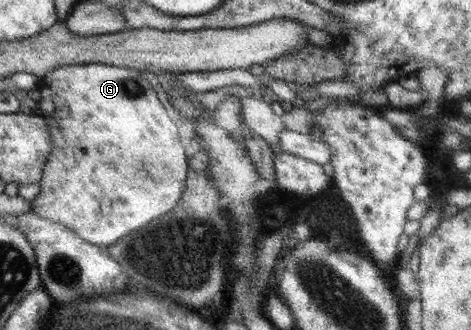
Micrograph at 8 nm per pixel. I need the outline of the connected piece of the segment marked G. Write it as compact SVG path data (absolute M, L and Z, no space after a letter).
M88 64L88 65L65 65L53 67L45 77L41 78L41 83L37 87L41 92L41 97L37 101L37 115L45 121L47 132L49 132L50 146L46 160L41 166L41 179L38 181L39 191L31 201L31 208L28 209L35 215L48 219L53 223L60 223L70 229L77 237L85 243L96 245L101 248L107 247L114 241L120 239L134 229L143 228L153 219L171 211L175 208L181 198L181 193L185 189L187 162L183 154L183 145L177 134L178 125L169 120L163 105L159 103L155 91L151 85L140 77L139 71L132 68L121 68L113 65Z

